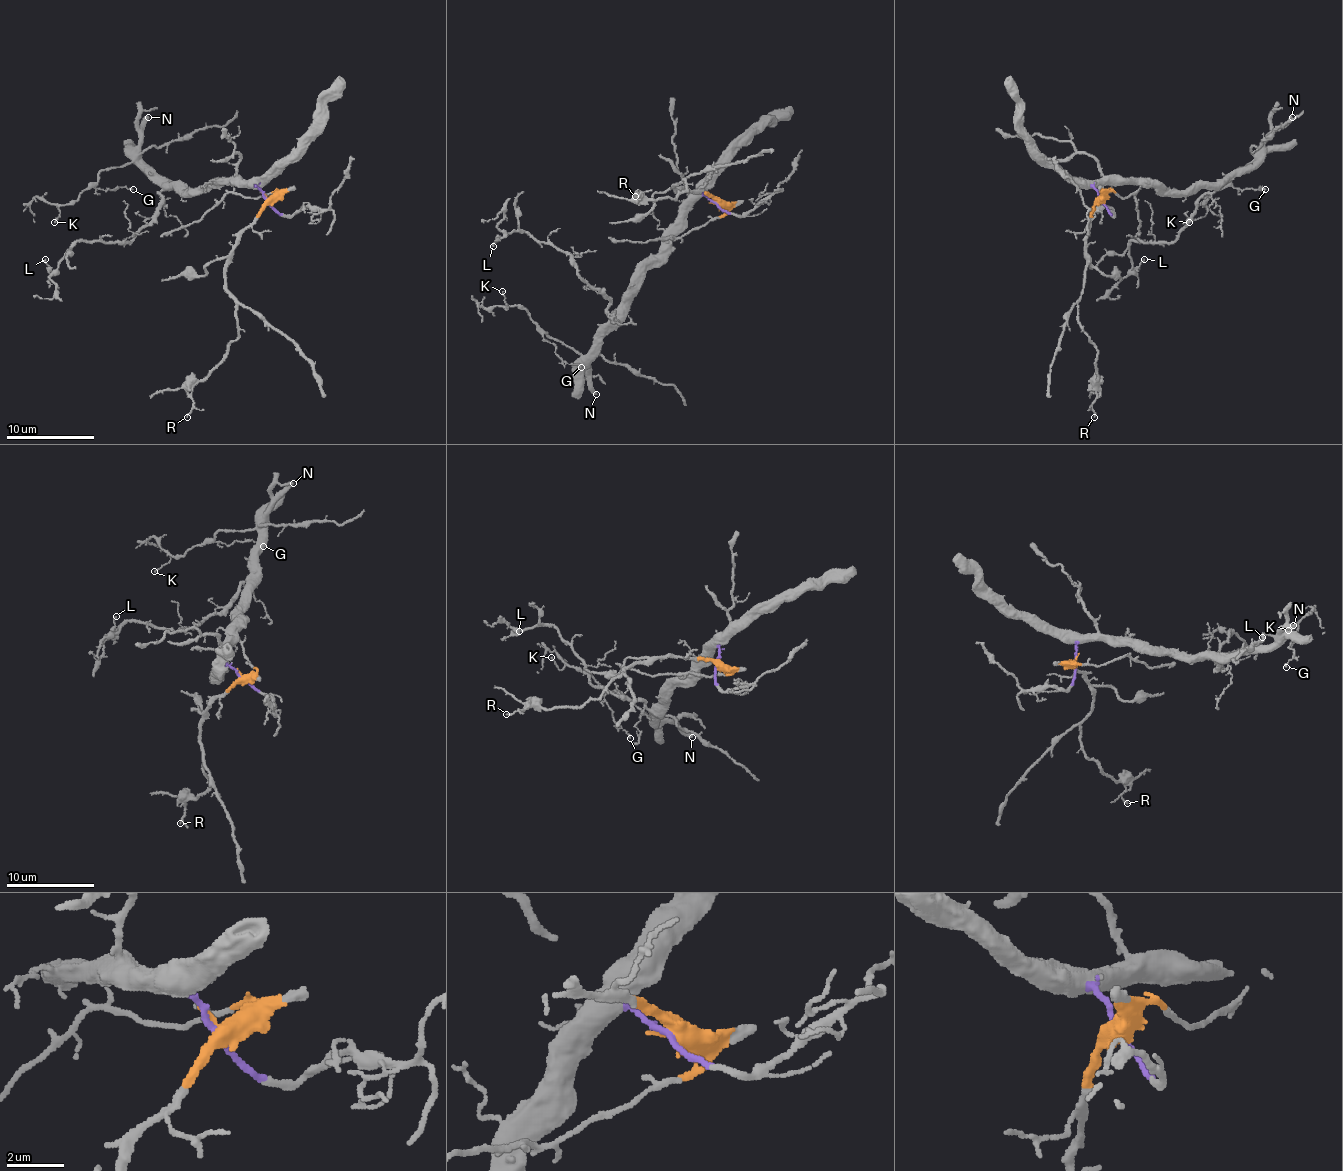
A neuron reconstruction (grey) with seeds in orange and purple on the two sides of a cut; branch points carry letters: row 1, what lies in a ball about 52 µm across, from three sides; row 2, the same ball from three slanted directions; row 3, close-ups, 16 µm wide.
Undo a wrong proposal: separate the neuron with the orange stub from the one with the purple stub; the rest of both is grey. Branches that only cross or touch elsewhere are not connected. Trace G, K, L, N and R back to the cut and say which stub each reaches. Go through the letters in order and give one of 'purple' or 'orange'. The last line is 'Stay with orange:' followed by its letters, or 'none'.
G: purple
K: purple
L: purple
N: purple
R: orange
Stay with orange: R

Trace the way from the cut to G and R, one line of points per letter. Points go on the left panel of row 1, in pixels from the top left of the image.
G: (268, 201), (246, 183), (171, 187), (138, 163), (102, 170), (96, 185), (100, 189), (133, 189)
R: (268, 201), (241, 234), (226, 269), (237, 338), (193, 386), (193, 408), (186, 417)

